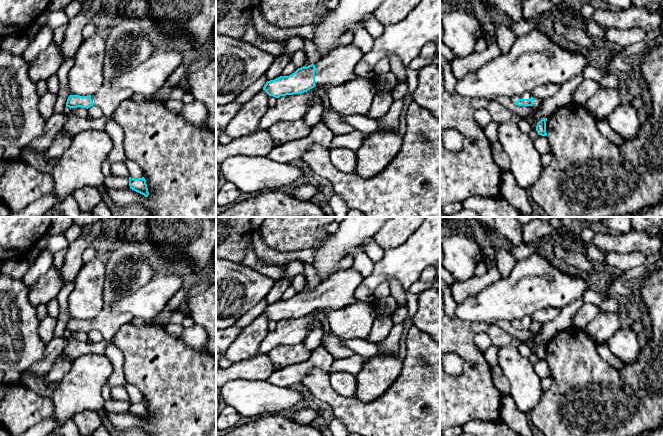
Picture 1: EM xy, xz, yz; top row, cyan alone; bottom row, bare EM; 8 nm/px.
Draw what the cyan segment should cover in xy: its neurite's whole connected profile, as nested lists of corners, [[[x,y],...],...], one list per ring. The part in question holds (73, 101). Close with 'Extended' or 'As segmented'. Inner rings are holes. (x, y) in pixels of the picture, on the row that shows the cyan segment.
[[[131,16],[120,17],[116,26],[114,26],[106,38],[106,52],[103,62],[104,83],[102,87],[94,94],[87,96],[70,95],[66,102],[66,107],[86,108],[91,106],[99,107],[104,116],[111,117],[119,105],[126,99],[134,97],[133,92],[125,89],[114,89],[111,85],[113,78],[129,69],[137,67],[146,61],[153,53],[151,38],[142,31],[138,18]]]. Extended

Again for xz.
[[[355,44],[340,46],[333,49],[326,57],[315,65],[298,68],[289,76],[280,76],[267,81],[263,90],[269,96],[301,94],[320,84],[338,86],[358,72],[357,66],[362,59],[363,52]]]. Extended

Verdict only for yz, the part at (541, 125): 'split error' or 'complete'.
complete

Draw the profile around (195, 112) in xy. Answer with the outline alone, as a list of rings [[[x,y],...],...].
[[[194,99],[192,102],[185,104],[180,112],[183,118],[190,124],[207,130],[208,112],[203,103]]]

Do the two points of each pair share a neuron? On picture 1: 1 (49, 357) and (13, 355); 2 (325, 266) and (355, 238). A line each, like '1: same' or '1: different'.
1: different
2: same

